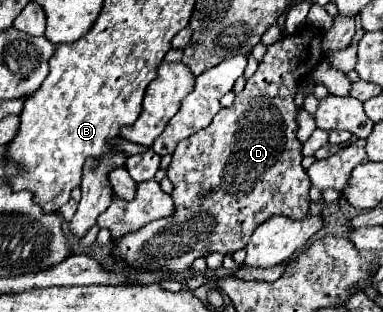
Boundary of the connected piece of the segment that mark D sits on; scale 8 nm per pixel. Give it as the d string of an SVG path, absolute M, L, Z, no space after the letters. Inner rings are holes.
M303 26L303 28L301 28L299 32L295 32L293 36L281 38L281 42L275 42L275 44L267 46L267 52L265 52L265 56L263 56L263 60L261 60L257 72L255 72L251 78L247 78L247 84L245 84L243 92L239 92L239 94L235 96L235 104L233 104L231 108L221 108L221 110L217 112L217 116L213 118L213 122L211 122L205 130L201 130L201 132L197 132L195 136L189 136L189 138L181 140L181 144L177 144L175 152L173 152L173 162L171 162L171 166L169 166L169 170L167 170L167 178L169 178L169 180L173 182L173 186L175 186L175 190L173 190L173 194L171 194L171 198L175 200L175 212L173 212L171 216L167 216L167 218L159 218L159 220L155 220L155 222L149 222L147 226L143 226L141 230L137 230L137 232L133 232L133 234L129 234L129 236L119 238L119 240L117 240L115 254L121 256L121 258L123 258L129 266L133 266L135 270L153 270L153 272L165 272L165 270L169 270L169 272L183 272L183 270L191 268L191 264L193 264L195 258L207 256L209 252L219 250L221 254L233 254L235 250L245 248L247 242L249 242L249 238L251 238L251 234L253 234L253 230L255 230L259 224L263 224L267 218L275 216L275 214L279 214L279 216L289 216L289 218L295 218L295 220L307 216L307 214L309 214L309 186L311 186L311 182L309 182L307 172L305 172L303 166L301 166L301 160L303 160L303 156L301 156L301 142L297 140L297 112L299 112L299 106L295 104L295 94L297 94L297 84L299 84L301 80L305 80L305 78L313 72L313 68L323 60L323 56L325 56L325 52L323 52L323 30L321 30L321 28L315 28L315 26ZM203 190L211 190L211 196L209 196L207 200L201 200L201 198L199 198L199 192L203 192Z

